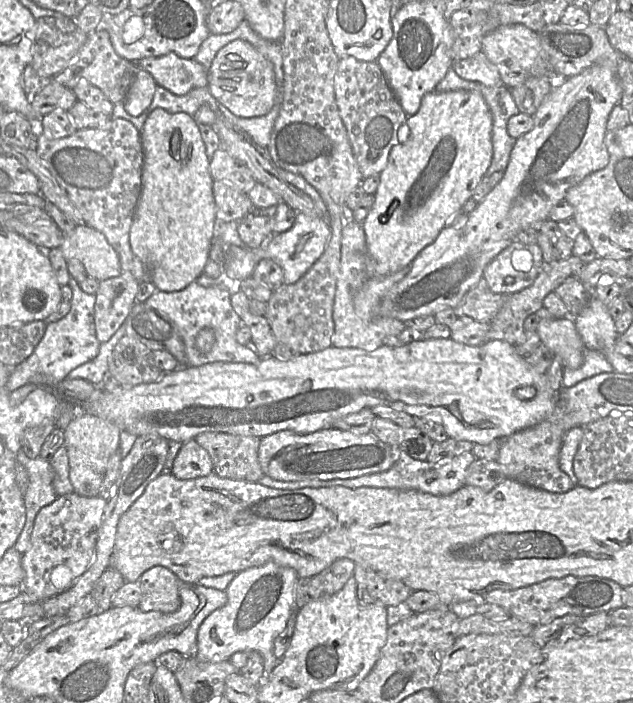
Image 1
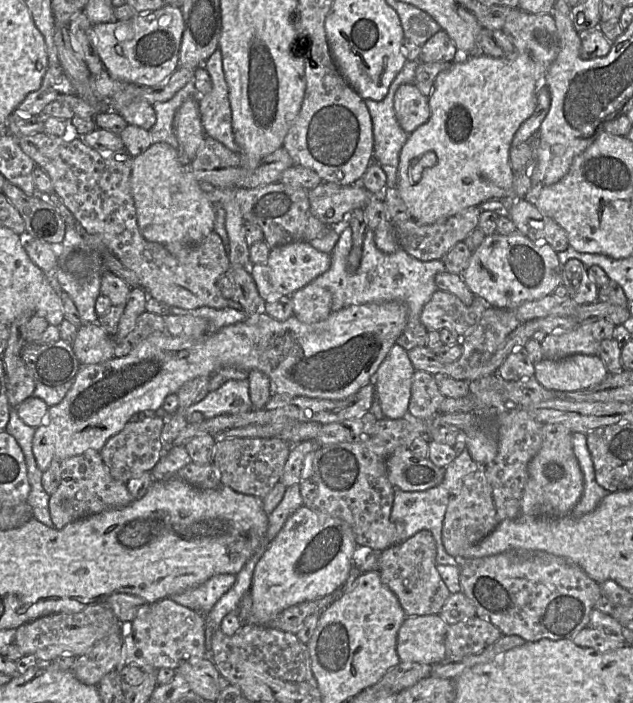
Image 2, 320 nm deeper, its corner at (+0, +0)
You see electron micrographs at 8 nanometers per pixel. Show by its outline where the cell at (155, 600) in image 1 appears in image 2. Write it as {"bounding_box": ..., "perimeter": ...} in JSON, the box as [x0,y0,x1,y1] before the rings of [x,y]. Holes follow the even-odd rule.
{"bounding_box":[122,598,207,671],"perimeter":[[[164,598],[141,607],[130,623],[122,623],[125,662],[144,671],[160,668],[177,669],[190,659],[207,656],[205,642],[206,616]]]}

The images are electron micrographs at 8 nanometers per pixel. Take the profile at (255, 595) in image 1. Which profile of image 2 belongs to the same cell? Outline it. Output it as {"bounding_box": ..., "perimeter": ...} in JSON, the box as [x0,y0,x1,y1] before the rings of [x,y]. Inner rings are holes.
{"bounding_box":[246,505,356,626],"perimeter":[[[305,505],[298,508],[255,566],[249,589],[252,607],[246,624],[266,626],[284,609],[334,592],[347,580],[356,548],[348,523]]]}

